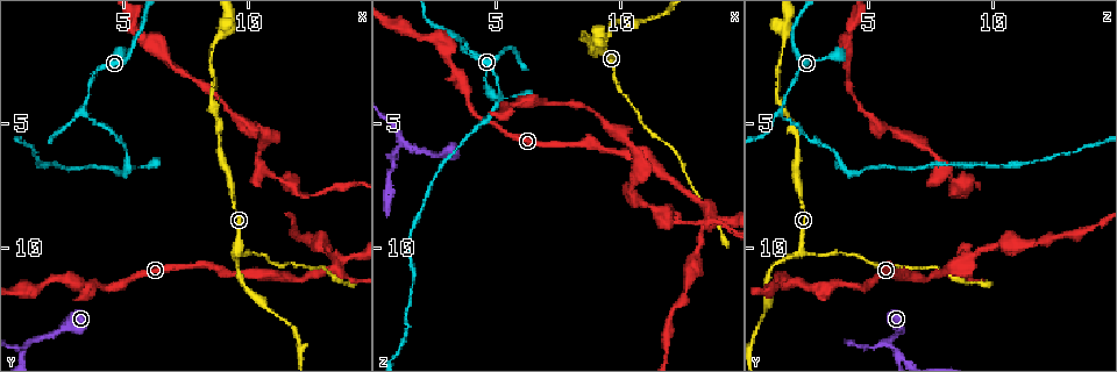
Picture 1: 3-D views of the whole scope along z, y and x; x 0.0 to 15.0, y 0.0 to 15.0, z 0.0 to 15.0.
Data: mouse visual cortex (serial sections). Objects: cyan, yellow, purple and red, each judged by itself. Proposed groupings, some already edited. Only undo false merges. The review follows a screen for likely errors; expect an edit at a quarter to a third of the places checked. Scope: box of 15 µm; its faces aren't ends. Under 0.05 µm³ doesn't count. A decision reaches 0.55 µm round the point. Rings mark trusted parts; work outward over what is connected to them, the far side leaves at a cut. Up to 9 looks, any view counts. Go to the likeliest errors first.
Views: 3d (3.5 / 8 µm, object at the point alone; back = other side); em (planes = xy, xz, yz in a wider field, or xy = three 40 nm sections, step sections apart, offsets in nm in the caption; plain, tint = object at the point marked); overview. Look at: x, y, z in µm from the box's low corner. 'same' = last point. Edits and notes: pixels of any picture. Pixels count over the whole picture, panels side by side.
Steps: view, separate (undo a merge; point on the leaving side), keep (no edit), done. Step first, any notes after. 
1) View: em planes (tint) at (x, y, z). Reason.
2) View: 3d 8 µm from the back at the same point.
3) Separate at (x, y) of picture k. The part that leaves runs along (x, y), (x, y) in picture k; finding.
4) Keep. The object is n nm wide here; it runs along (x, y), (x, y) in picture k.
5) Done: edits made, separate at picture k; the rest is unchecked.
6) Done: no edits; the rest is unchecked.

View: 3d 3.5 µm from the back at (3.3, 4.4, 1.5). Abrupt turn.

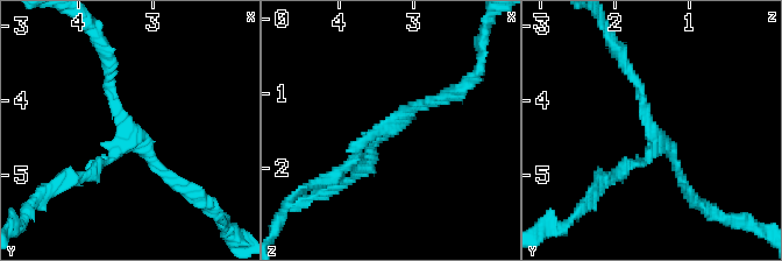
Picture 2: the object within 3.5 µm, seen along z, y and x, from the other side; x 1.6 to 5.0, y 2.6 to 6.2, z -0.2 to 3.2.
View: em xy step 2 (tint) at (3.40, 4.40, 1.45). 3 arms meet here; the arms are 150, 150, 150 nm wide.

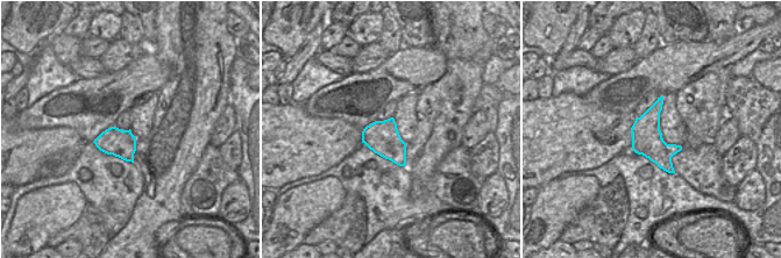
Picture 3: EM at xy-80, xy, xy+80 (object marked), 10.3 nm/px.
Keep. It runs along (106, 62), (123, 143), (87, 176) in picture 2; continuous, no second cell.

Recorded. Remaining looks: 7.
View: 3d 3.5 µm at (5.1, 6.4, 3.9). Sharp bend.

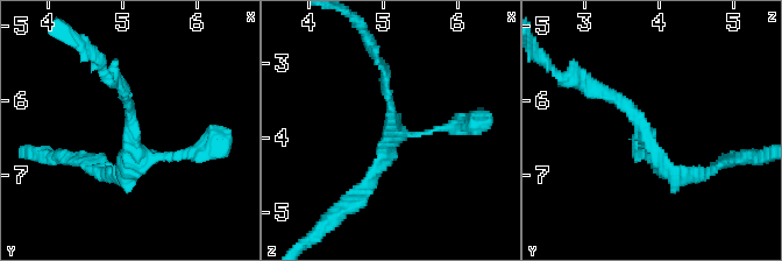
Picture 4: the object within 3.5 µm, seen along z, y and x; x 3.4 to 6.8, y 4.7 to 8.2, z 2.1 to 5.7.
View: em xy step 1 (tint) at (5.10, 6.50, 3.80).

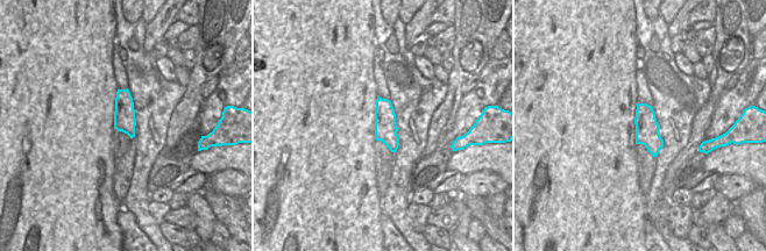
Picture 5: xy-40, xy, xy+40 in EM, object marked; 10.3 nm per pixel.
Keep. The object is 240 nm wide here; it runs along (595, 91), (631, 106), (660, 163), (698, 174) in picture 4; continuous, no second cell.

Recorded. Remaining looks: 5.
View: 3d 3.5 µm at (13.6, 10.5, 8.9). Four arms meet.

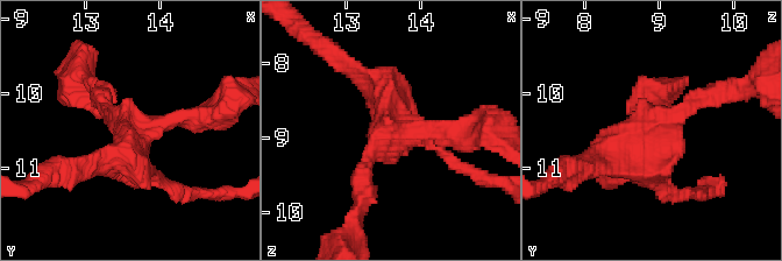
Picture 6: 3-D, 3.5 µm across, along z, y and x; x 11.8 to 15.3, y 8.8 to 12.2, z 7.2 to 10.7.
View: em xy step 2 (tint) at (13.60, 10.55, 8.90).

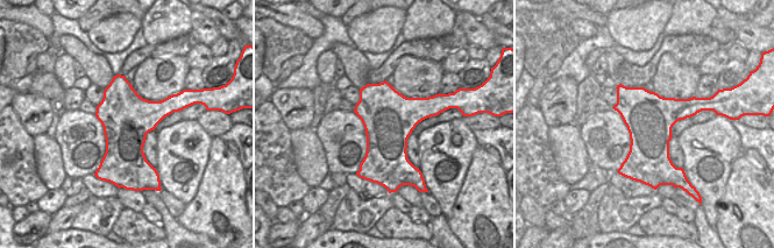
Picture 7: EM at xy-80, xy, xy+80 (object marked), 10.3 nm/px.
Keep. It runs along (595, 161), (631, 150), (708, 93) in picture 6; all the same cell.

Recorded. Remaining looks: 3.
View: 3d 3.5 µm at (1.3, 13.8, 5.8). Three arms meet.

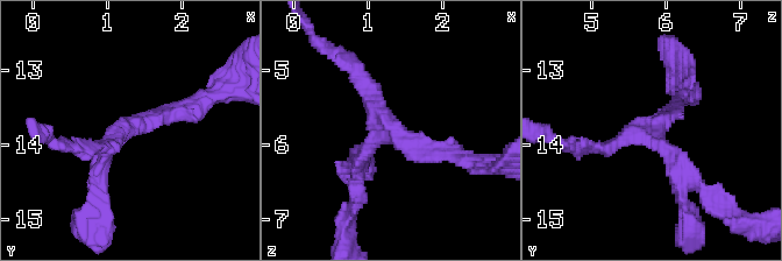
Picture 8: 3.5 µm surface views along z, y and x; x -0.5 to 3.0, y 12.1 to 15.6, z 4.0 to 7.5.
View: em xy step 1 (tint) at (1.40, 13.70, 5.85). 3 arms meet here; the arms are 200, 200, 200 nm wide.

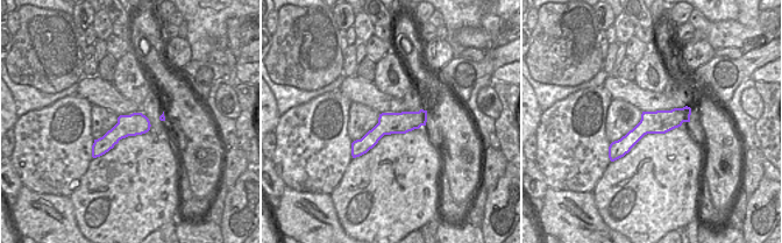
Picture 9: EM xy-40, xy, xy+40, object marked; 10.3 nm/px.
Keep. It runs along (688, 111), (651, 122), (612, 151) in picture 9; continuous, no second cell.

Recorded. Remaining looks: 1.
Done: no edits; the rest is unchecked.

